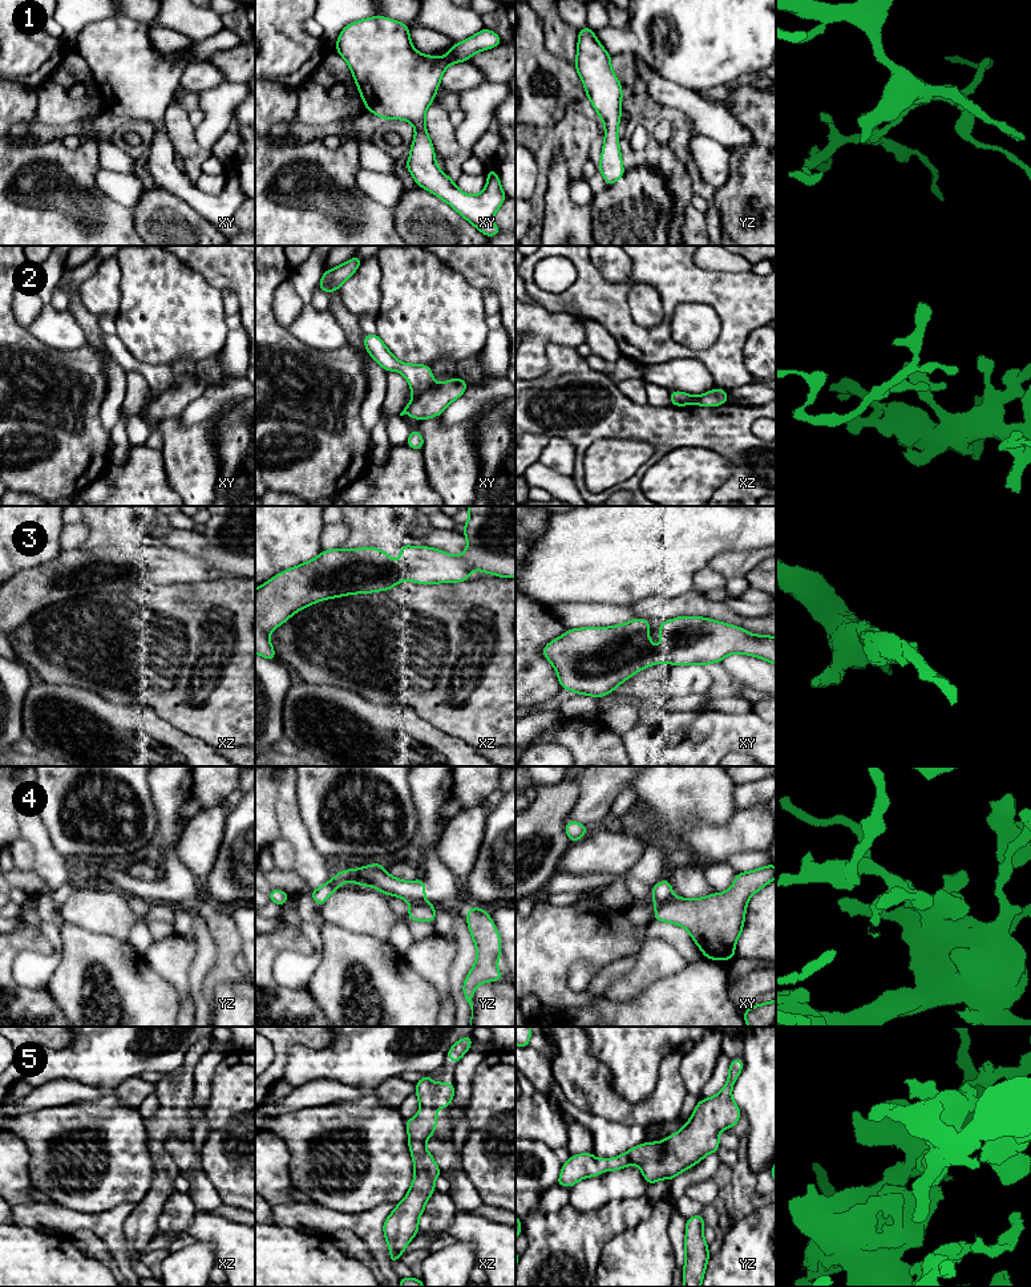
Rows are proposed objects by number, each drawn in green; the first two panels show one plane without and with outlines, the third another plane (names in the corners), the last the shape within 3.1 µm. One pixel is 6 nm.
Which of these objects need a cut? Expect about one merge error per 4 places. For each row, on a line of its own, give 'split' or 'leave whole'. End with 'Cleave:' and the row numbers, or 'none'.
1: leave whole
2: split
3: leave whole
4: split
5: leave whole
Cleave: 2, 4

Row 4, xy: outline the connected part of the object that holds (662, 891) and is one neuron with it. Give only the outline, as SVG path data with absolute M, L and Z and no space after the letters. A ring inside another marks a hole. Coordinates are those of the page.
M663 879L652 887L651 894L652 894L652 903L655 906L659 906L666 903L668 899L671 899L674 891L668 879Z

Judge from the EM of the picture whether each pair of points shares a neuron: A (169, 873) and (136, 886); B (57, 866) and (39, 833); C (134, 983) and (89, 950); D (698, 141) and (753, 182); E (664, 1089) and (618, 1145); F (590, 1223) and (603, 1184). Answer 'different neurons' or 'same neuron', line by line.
A: same neuron
B: same neuron
C: same neuron
D: different neurons
E: different neurons
F: different neurons

